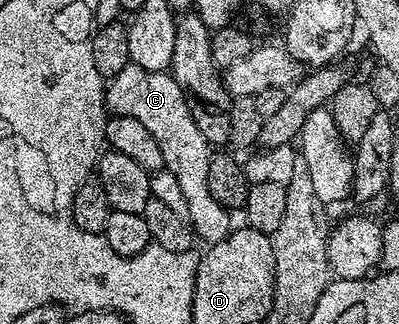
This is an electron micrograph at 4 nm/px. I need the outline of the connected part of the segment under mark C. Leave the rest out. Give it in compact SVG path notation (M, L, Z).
M133 63L125 65L115 77L109 78L104 89L104 100L107 110L111 114L128 115L132 119L140 119L140 123L144 123L144 127L148 127L148 131L152 131L152 139L156 139L156 143L160 143L162 164L166 171L171 172L176 177L177 186L180 187L184 199L187 201L186 217L193 225L195 234L201 240L203 237L206 243L223 241L232 232L231 214L226 206L216 199L212 199L212 191L208 191L208 163L210 162L212 146L204 139L204 135L200 135L200 130L196 127L195 120L192 119L192 111L186 102L187 96L186 90L180 88L178 80L169 72L150 71Z

